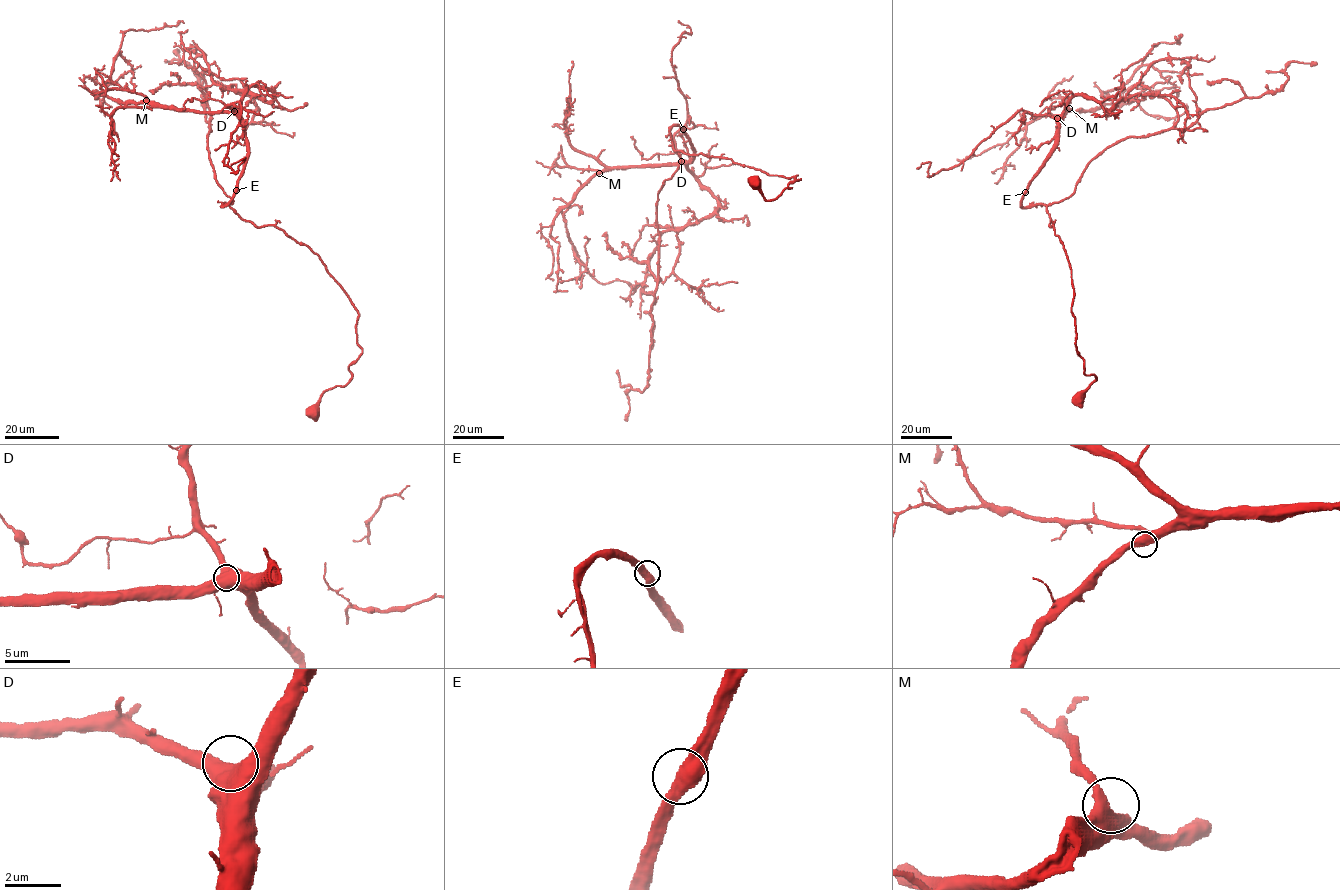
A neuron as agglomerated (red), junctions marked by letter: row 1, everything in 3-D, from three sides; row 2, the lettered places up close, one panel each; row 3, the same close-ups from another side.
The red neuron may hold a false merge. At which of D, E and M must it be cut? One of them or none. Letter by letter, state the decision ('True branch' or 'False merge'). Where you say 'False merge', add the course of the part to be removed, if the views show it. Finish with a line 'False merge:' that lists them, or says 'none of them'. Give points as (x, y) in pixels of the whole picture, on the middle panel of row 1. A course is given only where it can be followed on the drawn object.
D: True branch
E: True branch
M: True branch
False merge: none of them

